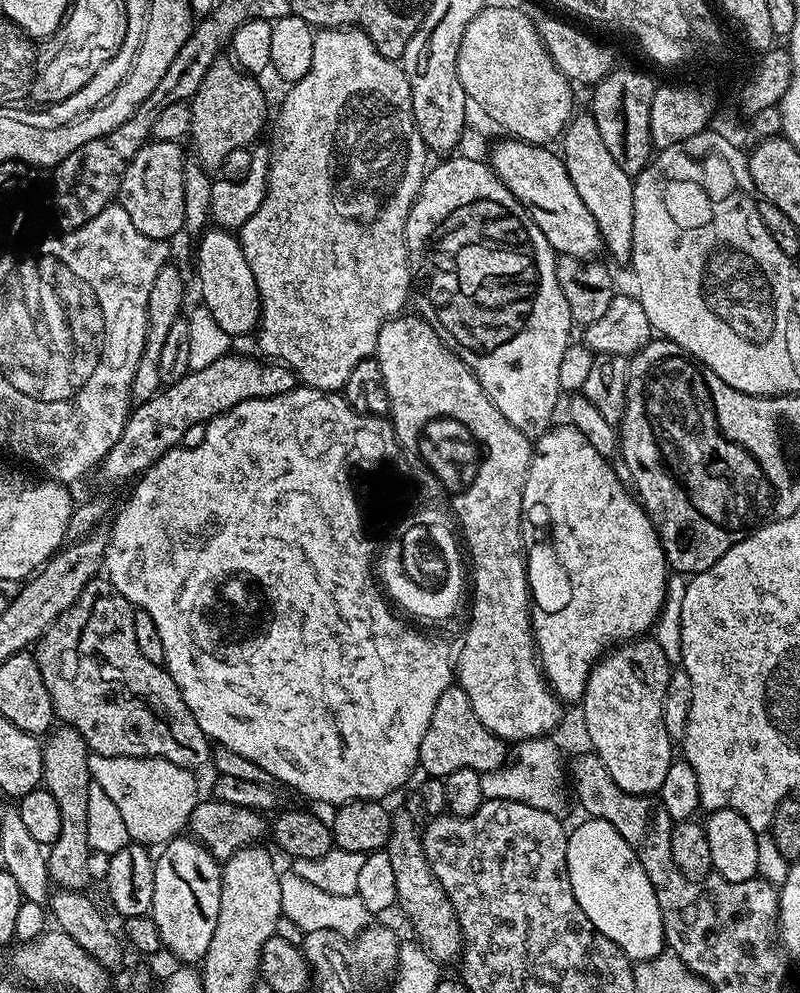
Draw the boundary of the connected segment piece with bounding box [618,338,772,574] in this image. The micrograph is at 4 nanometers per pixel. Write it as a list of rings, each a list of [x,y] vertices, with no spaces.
[[[653,338],[629,359],[626,410],[618,425],[618,456],[624,459],[636,483],[635,495],[660,536],[669,569],[676,574],[695,574],[710,570],[730,546],[752,530],[752,520],[760,512],[768,512],[772,484],[765,483],[753,464],[753,455],[746,454],[743,443],[729,442],[716,432],[714,410],[710,410],[706,390],[688,366],[688,358],[678,355],[672,340]]]

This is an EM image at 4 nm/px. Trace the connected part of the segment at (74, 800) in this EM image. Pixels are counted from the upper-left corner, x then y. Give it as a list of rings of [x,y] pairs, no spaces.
[[[56,726],[43,741],[43,746],[42,786],[47,792],[54,794],[58,811],[62,813],[62,830],[46,852],[48,879],[56,888],[84,890],[89,887],[88,879],[92,876],[92,868],[88,863],[94,858],[94,851],[87,841],[87,808],[90,806],[90,788],[93,784],[88,765],[88,743],[84,741],[82,734],[78,734],[78,730]]]

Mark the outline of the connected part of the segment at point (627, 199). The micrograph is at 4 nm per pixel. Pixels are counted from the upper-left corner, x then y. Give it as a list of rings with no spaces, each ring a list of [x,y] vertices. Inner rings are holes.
[[[591,114],[573,115],[562,133],[563,140],[562,159],[566,174],[570,174],[574,190],[578,190],[582,202],[586,202],[586,210],[590,210],[594,222],[598,222],[598,232],[604,239],[603,251],[609,252],[616,260],[631,261],[634,246],[633,177],[622,170],[613,155],[606,150],[598,122],[594,122]]]

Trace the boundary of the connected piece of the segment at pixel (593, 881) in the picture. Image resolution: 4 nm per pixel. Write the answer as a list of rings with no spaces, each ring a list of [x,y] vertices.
[[[584,818],[584,821],[568,834],[566,862],[570,874],[570,886],[582,914],[594,922],[594,926],[614,946],[618,946],[629,960],[652,960],[665,951],[662,910],[658,910],[658,898],[654,886],[638,862],[638,854],[630,850],[630,842],[605,820]]]

